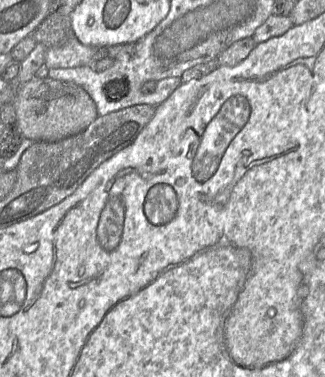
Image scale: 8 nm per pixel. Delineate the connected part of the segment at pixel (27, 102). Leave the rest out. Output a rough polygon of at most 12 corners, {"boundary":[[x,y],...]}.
{"boundary":[[74,83],[18,86],[15,127],[33,142],[77,135],[98,117]]}

